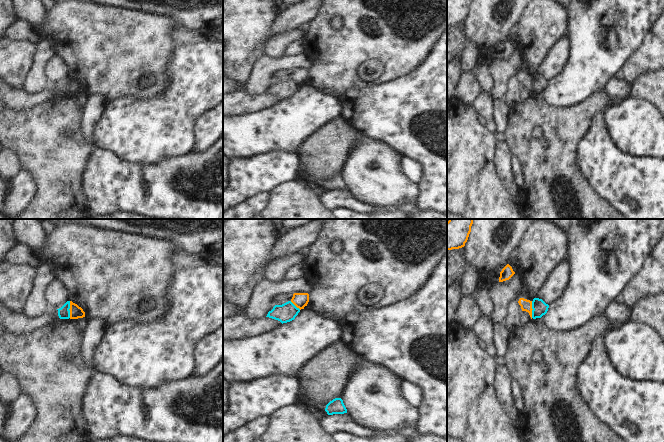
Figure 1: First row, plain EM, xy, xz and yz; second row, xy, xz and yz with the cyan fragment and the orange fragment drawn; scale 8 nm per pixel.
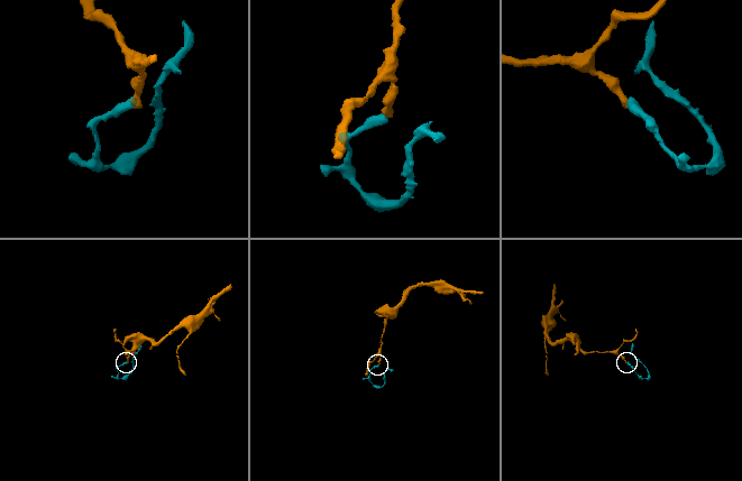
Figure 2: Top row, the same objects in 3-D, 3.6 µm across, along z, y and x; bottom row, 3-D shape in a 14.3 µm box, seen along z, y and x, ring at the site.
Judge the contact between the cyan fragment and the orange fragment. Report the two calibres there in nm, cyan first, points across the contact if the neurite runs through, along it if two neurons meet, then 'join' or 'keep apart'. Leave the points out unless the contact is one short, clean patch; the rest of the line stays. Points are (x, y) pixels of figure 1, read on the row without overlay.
100 nm thick on the cyan side, 100 nm on the other; border along xy (70, 77), (69, 93); keep apart

